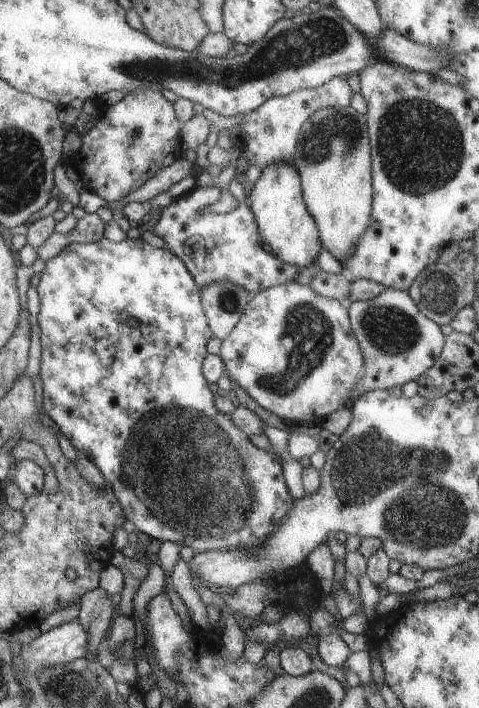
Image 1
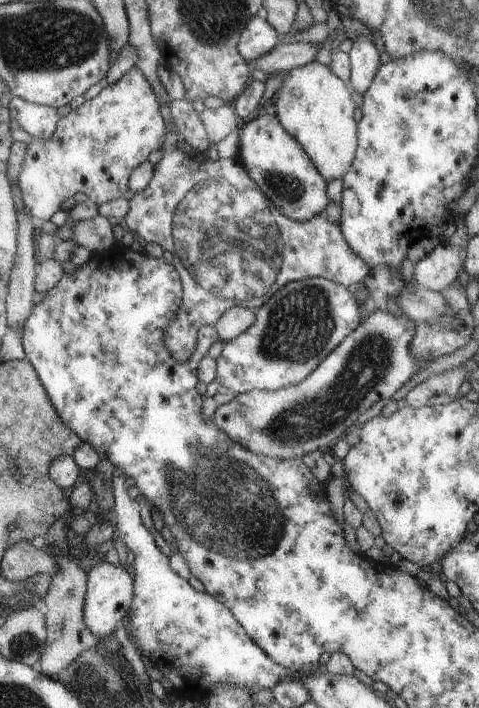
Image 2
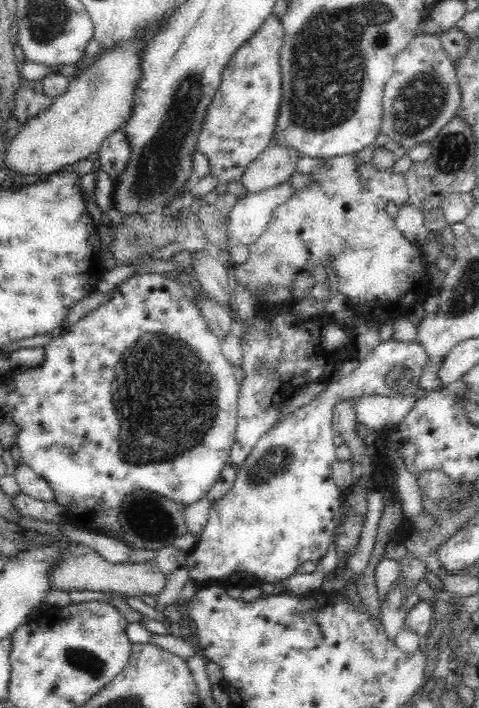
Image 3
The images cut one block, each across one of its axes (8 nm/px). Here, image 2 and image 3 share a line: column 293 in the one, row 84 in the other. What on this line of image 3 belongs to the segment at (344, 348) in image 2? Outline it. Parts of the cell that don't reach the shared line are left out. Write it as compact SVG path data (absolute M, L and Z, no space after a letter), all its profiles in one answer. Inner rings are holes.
M420 33L408 44L405 50L395 56L394 74L383 88L381 133L388 144L397 145L406 150L418 143L429 143L440 132L440 129L457 115L460 101L461 90L455 66L448 61L440 38L437 38L436 35Z

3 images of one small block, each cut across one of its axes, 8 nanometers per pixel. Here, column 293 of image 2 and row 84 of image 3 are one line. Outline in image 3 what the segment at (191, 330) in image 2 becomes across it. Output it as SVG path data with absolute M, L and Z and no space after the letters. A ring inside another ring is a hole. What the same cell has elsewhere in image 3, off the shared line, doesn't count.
M272 16L262 29L252 36L233 56L224 72L221 86L214 95L198 134L197 150L210 161L211 174L220 183L240 180L247 166L272 143L274 125L281 97L281 71L279 51L284 30L280 20Z

